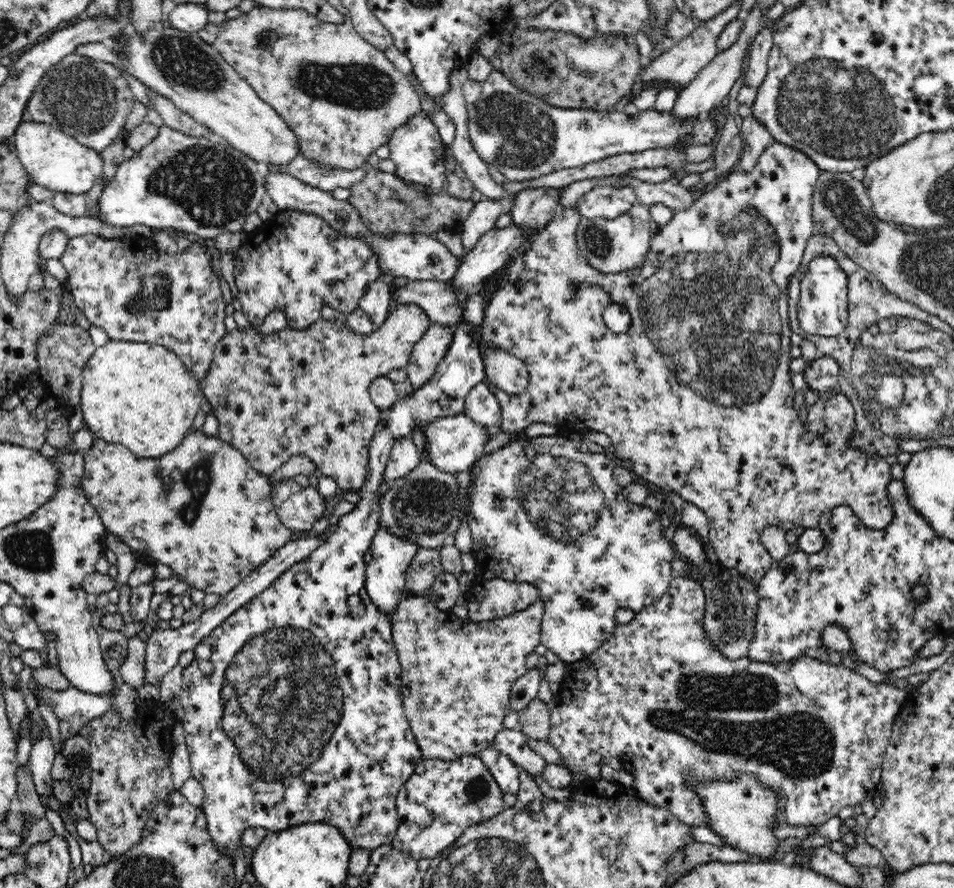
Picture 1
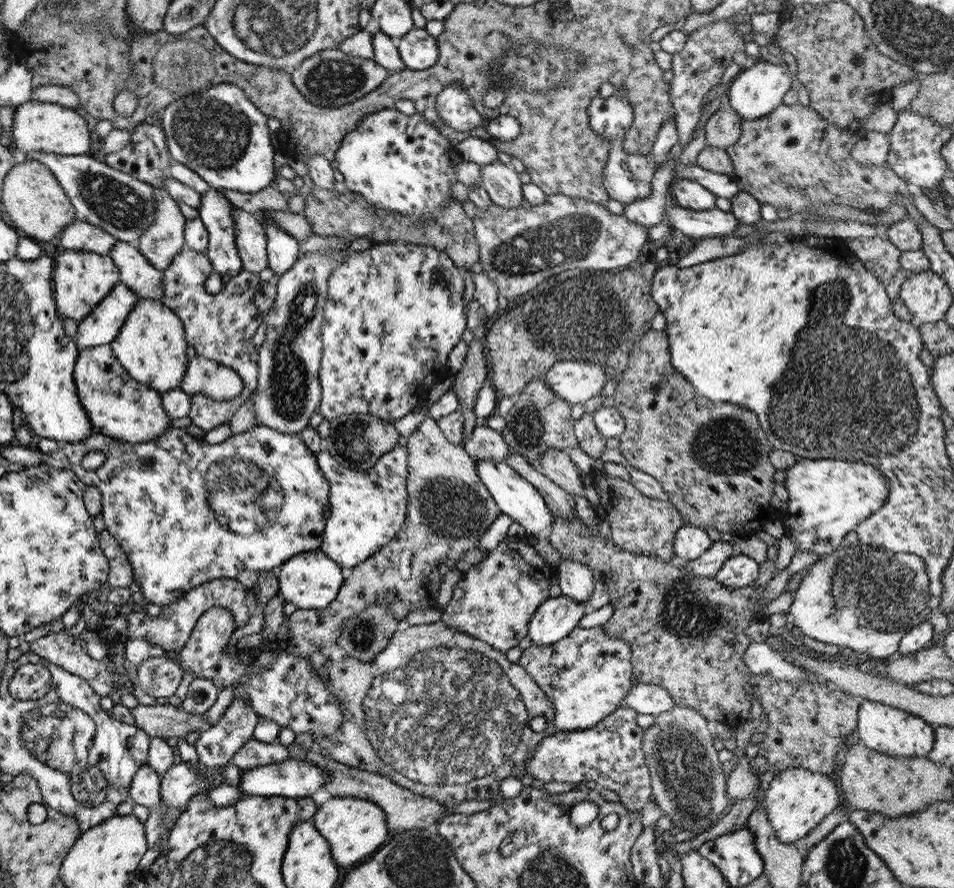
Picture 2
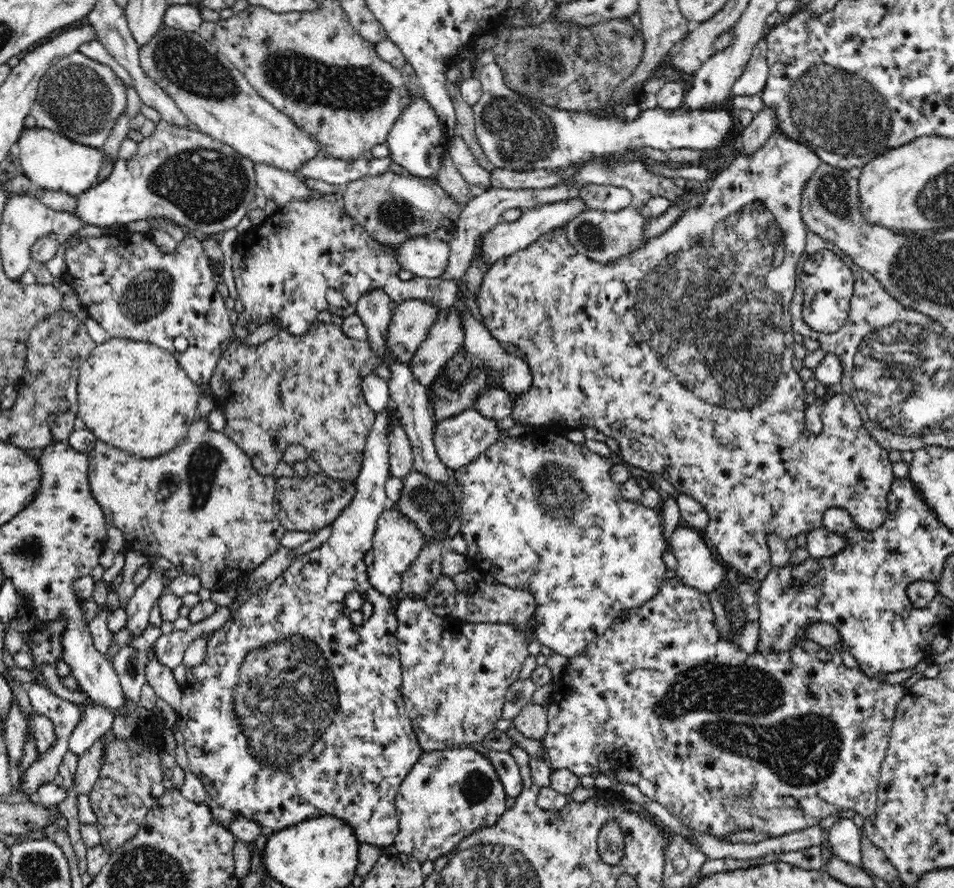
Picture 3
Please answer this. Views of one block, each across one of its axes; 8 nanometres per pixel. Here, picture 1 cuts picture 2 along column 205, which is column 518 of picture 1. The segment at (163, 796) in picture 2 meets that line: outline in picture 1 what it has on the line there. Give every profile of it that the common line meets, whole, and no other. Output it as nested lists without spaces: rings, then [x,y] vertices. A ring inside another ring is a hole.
[[[488,748],[480,751],[482,763],[490,770],[494,781],[503,793],[517,794],[520,788],[520,768],[514,762],[498,750]]]

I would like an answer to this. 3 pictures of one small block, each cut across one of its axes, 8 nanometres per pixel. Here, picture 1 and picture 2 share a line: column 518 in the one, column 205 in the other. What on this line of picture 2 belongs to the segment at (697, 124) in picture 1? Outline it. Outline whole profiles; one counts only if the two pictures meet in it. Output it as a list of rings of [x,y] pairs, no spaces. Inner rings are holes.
[[[233,84],[207,87],[170,102],[157,114],[169,156],[199,175],[209,188],[252,193],[271,186],[273,155],[266,116]]]

